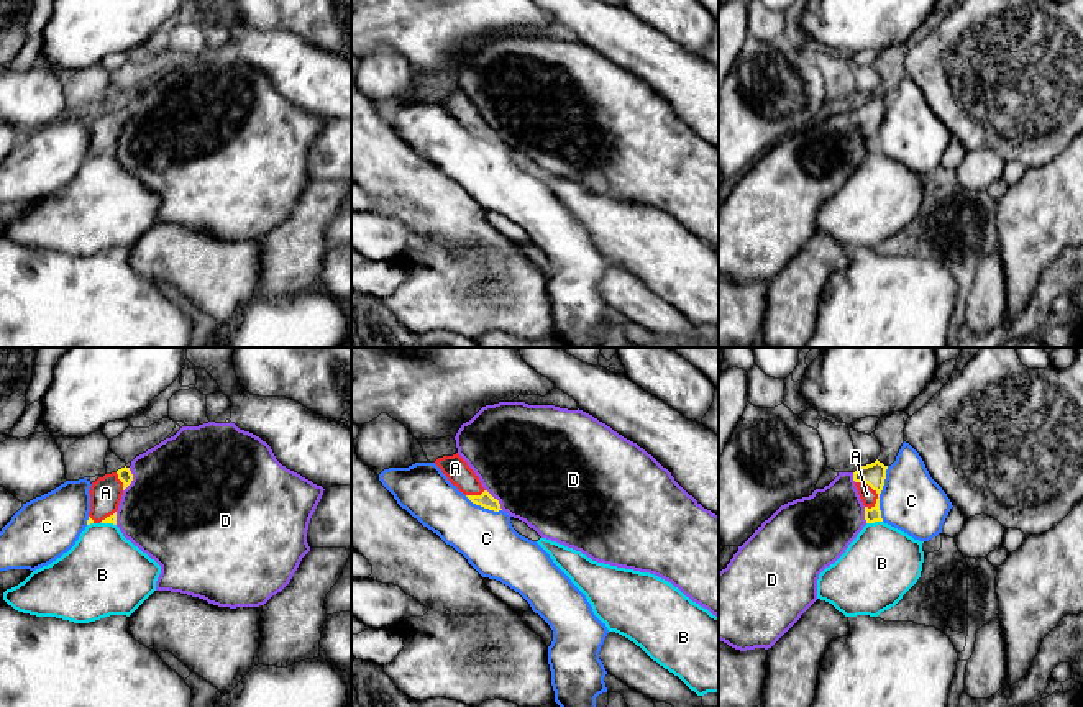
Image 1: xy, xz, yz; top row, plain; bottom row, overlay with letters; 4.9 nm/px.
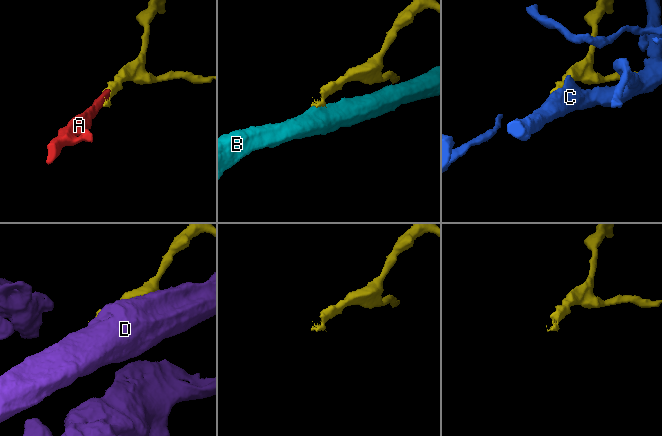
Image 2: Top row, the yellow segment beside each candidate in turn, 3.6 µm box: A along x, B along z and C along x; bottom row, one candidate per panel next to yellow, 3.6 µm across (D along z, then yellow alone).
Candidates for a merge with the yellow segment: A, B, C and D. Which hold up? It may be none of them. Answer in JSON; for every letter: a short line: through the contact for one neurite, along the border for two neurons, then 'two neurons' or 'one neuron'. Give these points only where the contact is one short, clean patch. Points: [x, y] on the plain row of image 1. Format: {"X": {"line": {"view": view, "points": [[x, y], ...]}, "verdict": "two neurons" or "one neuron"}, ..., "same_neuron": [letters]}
{"A": {"line": {"view": "yz", "points": [[873, 107], [873, 122], [867, 127]]}, "verdict": "one neuron"}, "B": {"line": {"view": "yz", "points": [[881, 153], [867, 156]]}, "verdict": "two neurons"}, "C": {"verdict": "two neurons"}, "D": {"verdict": "two neurons"}, "same_neuron": ["A"]}

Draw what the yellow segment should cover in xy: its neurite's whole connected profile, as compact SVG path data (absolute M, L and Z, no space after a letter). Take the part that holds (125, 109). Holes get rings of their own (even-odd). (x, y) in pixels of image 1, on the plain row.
M121 100L117 105L98 110L90 118L90 144L87 157L90 156L113 156L117 157L117 143L123 123L131 116L133 107L130 100Z

